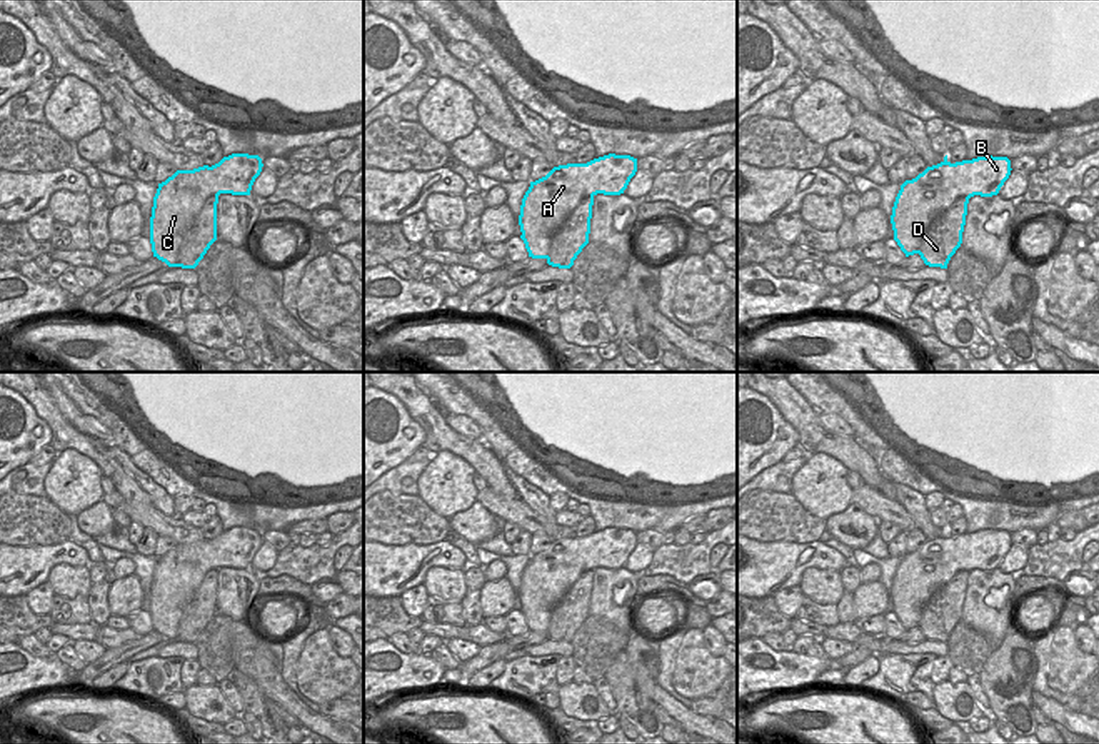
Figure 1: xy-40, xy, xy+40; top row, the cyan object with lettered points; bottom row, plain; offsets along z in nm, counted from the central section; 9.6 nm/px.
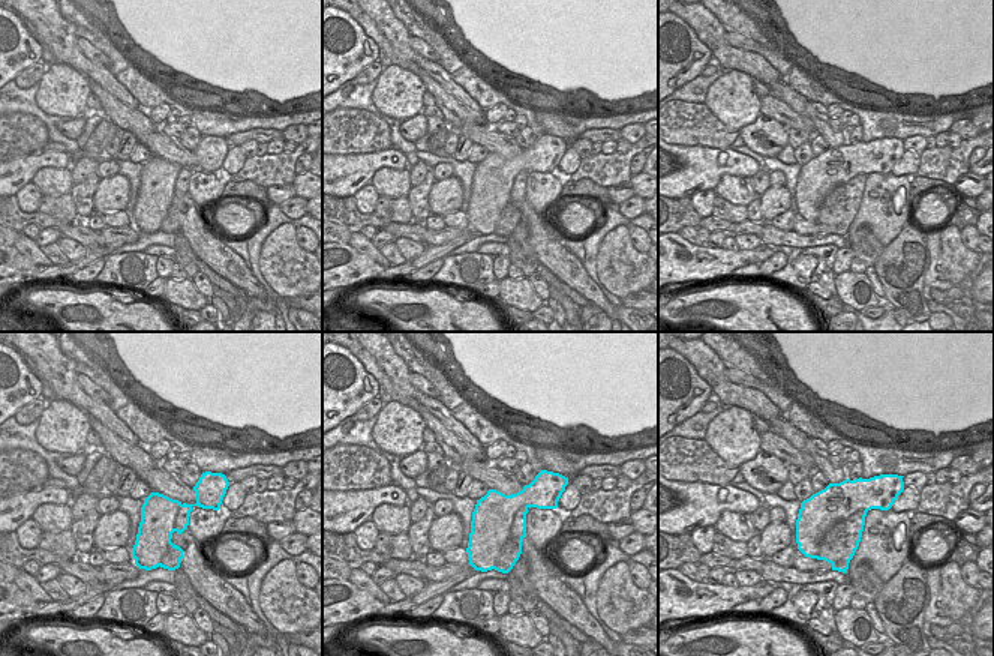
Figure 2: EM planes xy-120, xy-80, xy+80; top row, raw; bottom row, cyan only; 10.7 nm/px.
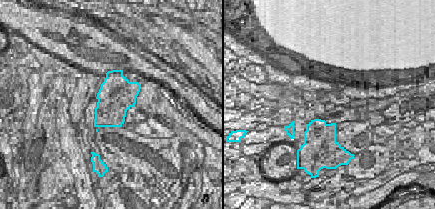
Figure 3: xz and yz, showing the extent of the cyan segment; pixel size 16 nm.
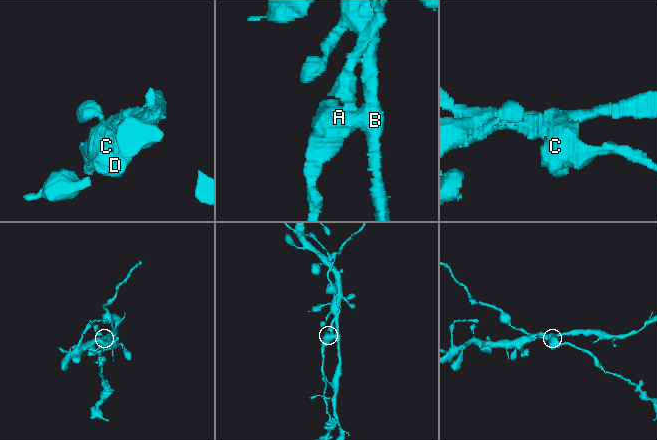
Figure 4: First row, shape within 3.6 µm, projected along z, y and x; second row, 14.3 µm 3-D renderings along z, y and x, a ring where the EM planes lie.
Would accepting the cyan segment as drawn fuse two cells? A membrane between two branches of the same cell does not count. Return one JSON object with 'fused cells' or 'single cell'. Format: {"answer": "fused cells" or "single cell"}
{"answer": "fused cells"}

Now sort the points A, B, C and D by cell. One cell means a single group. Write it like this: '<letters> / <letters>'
A B C / D

